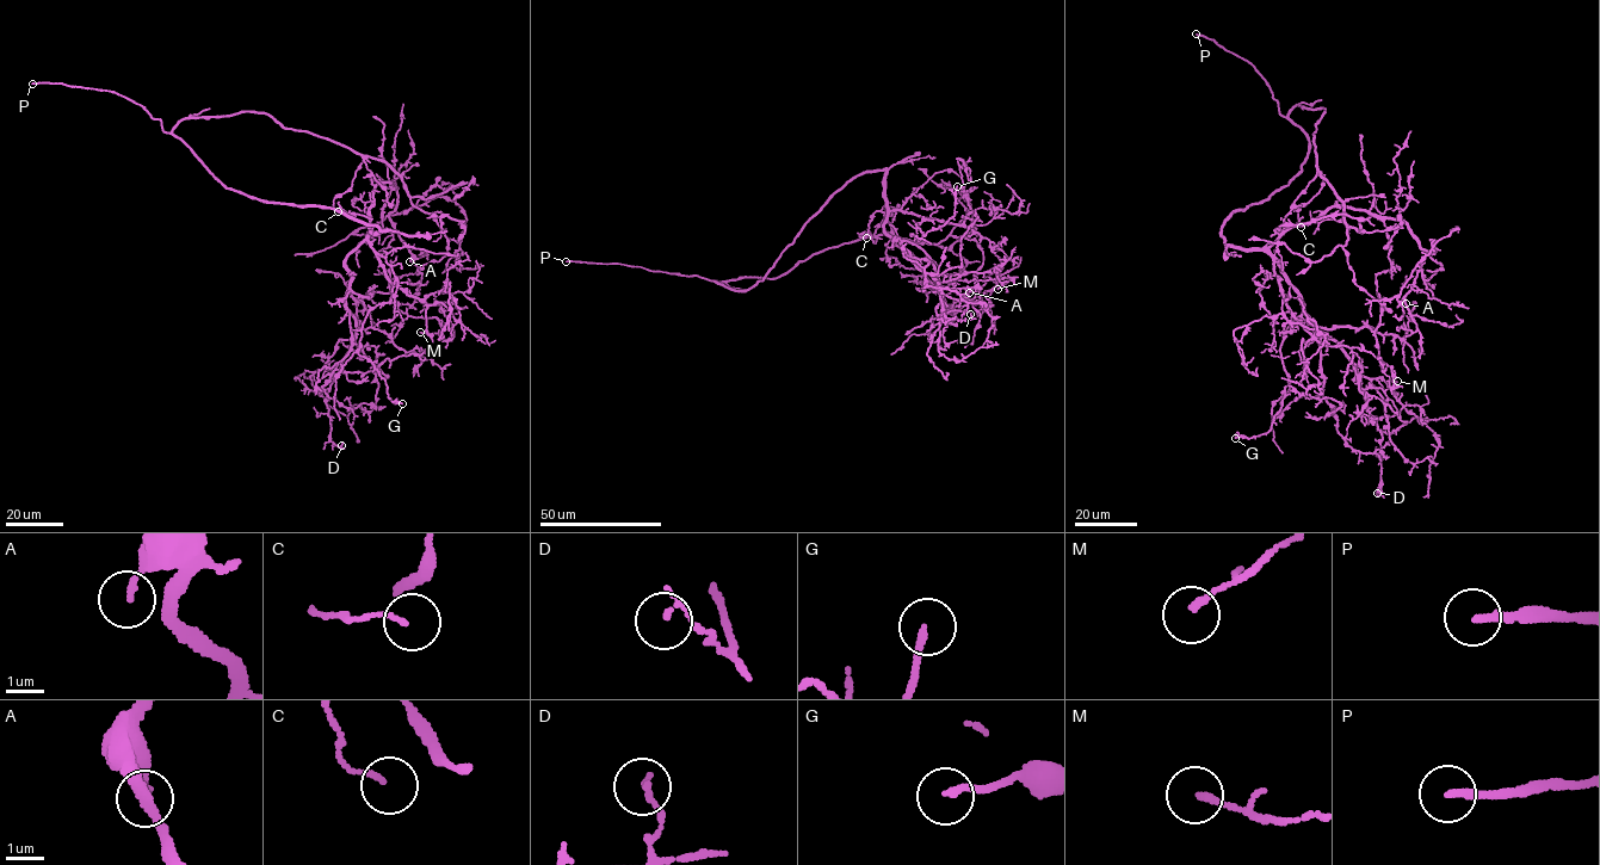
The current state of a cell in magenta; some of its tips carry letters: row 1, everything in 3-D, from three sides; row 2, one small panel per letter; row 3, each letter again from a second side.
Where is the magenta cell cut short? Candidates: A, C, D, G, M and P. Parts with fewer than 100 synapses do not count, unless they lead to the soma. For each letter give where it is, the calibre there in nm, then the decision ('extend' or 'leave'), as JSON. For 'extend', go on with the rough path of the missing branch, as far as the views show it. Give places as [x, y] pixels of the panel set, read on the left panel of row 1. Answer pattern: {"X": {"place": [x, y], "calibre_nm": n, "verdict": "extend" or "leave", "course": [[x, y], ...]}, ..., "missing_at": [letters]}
{"A": {"place": [409, 261], "calibre_nm": 140, "verdict": "leave"}, "C": {"place": [338, 211], "calibre_nm": 110, "verdict": "leave"}, "D": {"place": [341, 445], "calibre_nm": 120, "verdict": "leave"}, "G": {"place": [402, 403], "calibre_nm": 160, "verdict": "leave"}, "M": {"place": [420, 332], "calibre_nm": 170, "verdict": "leave"}, "P": {"place": [32, 84], "calibre_nm": 200, "verdict": "extend"}, "missing_at": ["P"]}

